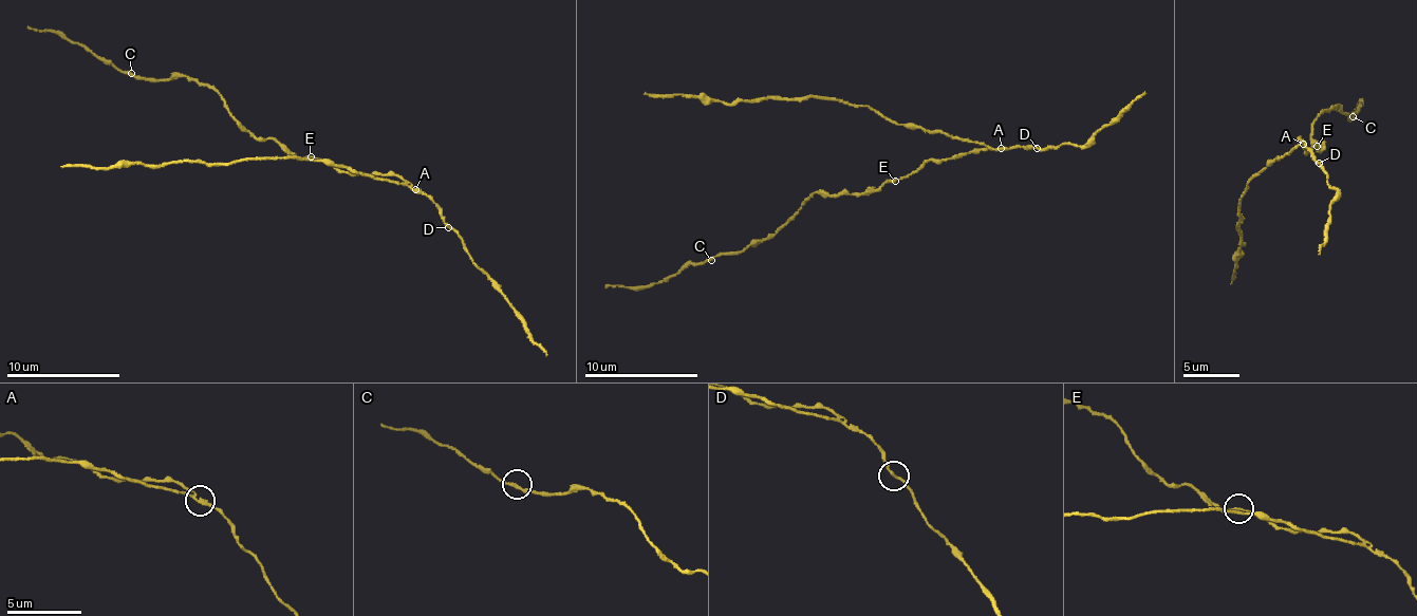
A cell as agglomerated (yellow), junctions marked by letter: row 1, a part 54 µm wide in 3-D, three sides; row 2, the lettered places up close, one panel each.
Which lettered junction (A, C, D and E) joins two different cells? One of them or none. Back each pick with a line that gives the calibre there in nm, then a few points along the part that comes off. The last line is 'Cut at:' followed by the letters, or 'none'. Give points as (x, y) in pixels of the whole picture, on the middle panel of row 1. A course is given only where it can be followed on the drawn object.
A: Thickness 190 nm. Course of the part to remove: (1002, 148), (884, 120), (865, 105), (812, 97), (764, 96), (730, 103), (698, 99), (691, 94), (642, 93)
Cut at: A

